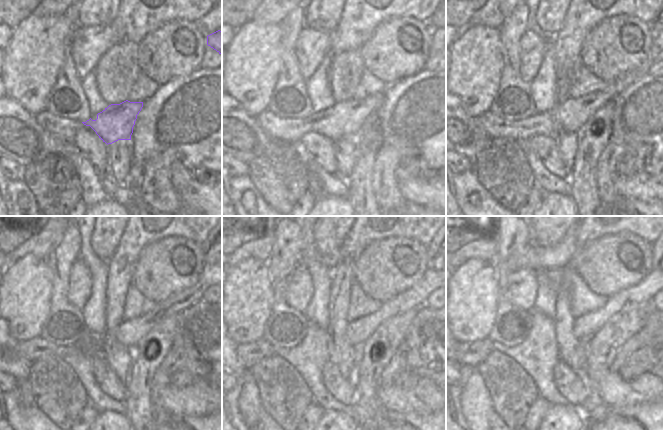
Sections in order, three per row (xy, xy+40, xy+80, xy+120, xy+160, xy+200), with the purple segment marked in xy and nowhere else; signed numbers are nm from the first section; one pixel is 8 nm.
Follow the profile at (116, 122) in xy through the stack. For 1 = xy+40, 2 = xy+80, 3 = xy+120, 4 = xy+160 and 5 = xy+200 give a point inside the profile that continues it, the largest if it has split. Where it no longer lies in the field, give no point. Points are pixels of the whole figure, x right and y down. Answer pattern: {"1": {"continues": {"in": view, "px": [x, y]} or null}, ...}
{"1": {"continues": {"in": "xy+40", "px": [342, 120]}}, "2": {"continues": {"in": "xy+80", "px": [570, 115]}}, "3": {"continues": {"in": "xy+120", "px": [130, 332]}}, "4": {"continues": {"in": "xy+160", "px": [358, 330]}}, "5": {"continues": {"in": "xy+200", "px": [584, 327]}}}

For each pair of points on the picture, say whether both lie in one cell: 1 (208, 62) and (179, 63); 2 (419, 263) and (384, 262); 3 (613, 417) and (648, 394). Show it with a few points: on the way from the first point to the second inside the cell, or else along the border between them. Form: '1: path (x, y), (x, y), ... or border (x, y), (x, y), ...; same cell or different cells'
1: border (206, 43), (200, 67); different cells
2: path (410, 263), (393, 265); same cell
3: border (652, 401), (631, 405), (607, 405); different cells

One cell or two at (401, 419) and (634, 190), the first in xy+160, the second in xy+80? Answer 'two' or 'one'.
two

